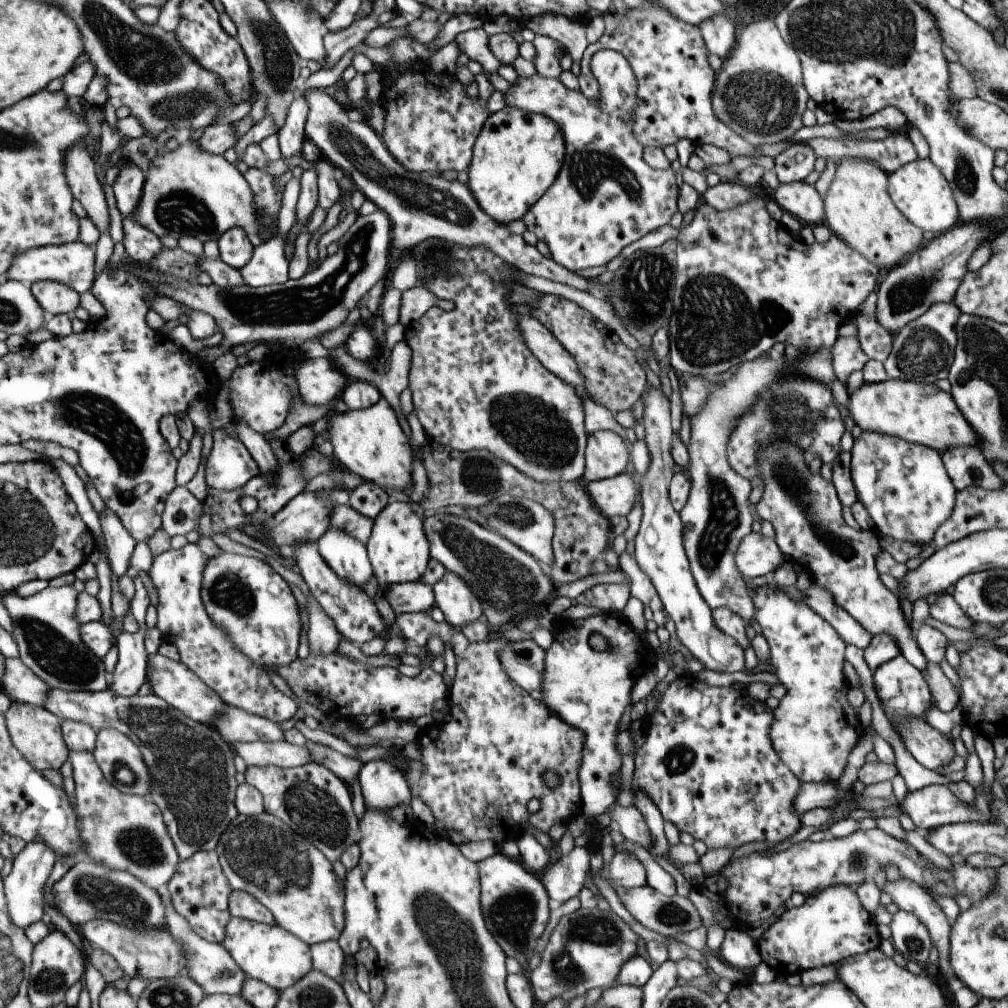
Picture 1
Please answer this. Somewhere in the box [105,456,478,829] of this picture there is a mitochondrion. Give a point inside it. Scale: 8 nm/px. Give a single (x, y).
(228, 591)

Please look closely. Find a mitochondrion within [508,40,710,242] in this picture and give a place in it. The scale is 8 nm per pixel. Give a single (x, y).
(589, 171)

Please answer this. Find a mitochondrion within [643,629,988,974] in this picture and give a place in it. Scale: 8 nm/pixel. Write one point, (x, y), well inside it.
(671, 914)

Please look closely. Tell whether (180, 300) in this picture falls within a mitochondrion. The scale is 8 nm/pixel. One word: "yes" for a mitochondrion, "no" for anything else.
no

